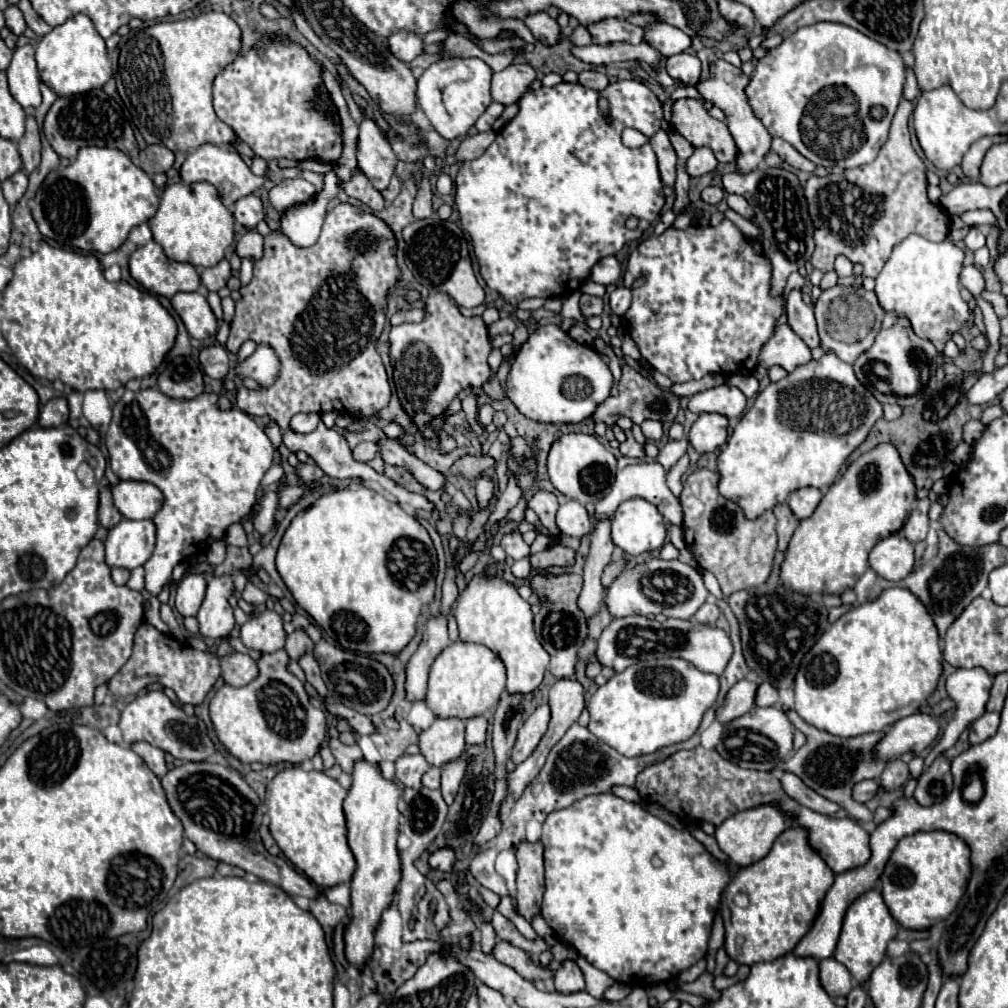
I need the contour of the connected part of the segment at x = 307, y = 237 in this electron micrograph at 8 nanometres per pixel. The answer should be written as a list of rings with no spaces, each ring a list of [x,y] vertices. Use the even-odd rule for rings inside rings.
[[[334,171],[324,173],[324,187],[318,191],[310,201],[302,205],[290,207],[280,221],[280,229],[284,235],[292,239],[298,247],[310,247],[316,243],[324,217],[326,217],[326,207],[328,203],[338,195],[340,191],[340,181]]]

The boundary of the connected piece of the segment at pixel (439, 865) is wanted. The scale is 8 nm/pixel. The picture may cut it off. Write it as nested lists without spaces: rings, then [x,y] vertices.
[[[436,851],[436,855],[430,855],[430,865],[440,871],[450,871],[454,865],[454,851]]]

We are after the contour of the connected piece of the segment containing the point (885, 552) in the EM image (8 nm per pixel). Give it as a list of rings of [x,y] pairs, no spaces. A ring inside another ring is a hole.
[[[898,533],[882,539],[870,551],[870,567],[888,581],[900,581],[914,569],[914,547]]]

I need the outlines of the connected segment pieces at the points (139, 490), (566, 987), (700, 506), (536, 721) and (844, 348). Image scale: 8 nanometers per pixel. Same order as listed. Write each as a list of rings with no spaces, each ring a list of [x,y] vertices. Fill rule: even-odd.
[[[120,481],[112,487],[114,505],[126,519],[152,519],[164,503],[162,491],[144,481]]]
[[[564,961],[564,965],[554,975],[556,989],[562,993],[576,993],[584,989],[584,977],[582,971],[574,961]]]
[[[698,469],[688,475],[680,493],[680,505],[684,511],[682,529],[686,533],[686,547],[694,551],[698,565],[716,575],[722,593],[730,597],[736,591],[762,585],[772,569],[776,553],[776,517],[772,511],[756,519],[746,519],[740,505],[722,497],[718,491],[720,473],[710,469]]]
[[[540,705],[526,721],[524,727],[520,729],[516,747],[512,749],[512,763],[522,763],[526,761],[532,751],[538,747],[540,739],[544,737],[546,729],[548,729],[548,721],[550,721],[550,707],[548,705]]]
[[[834,285],[834,287],[826,289],[826,291],[822,291],[822,295],[816,299],[816,303],[814,303],[814,315],[816,315],[816,323],[818,323],[818,333],[820,333],[820,345],[822,345],[822,349],[836,353],[846,363],[854,363],[874,343],[874,337],[876,337],[876,333],[882,327],[882,319],[884,319],[886,311],[880,307],[878,297],[876,297],[874,291],[866,291],[864,287]],[[852,295],[856,295],[860,301],[866,301],[866,315],[864,315],[862,321],[854,319],[854,311],[850,311],[850,313],[848,311],[846,313],[844,311],[832,313],[832,301],[846,301],[846,305],[848,305],[848,301],[854,299]],[[868,309],[874,313],[874,323],[872,325],[868,323]]]

